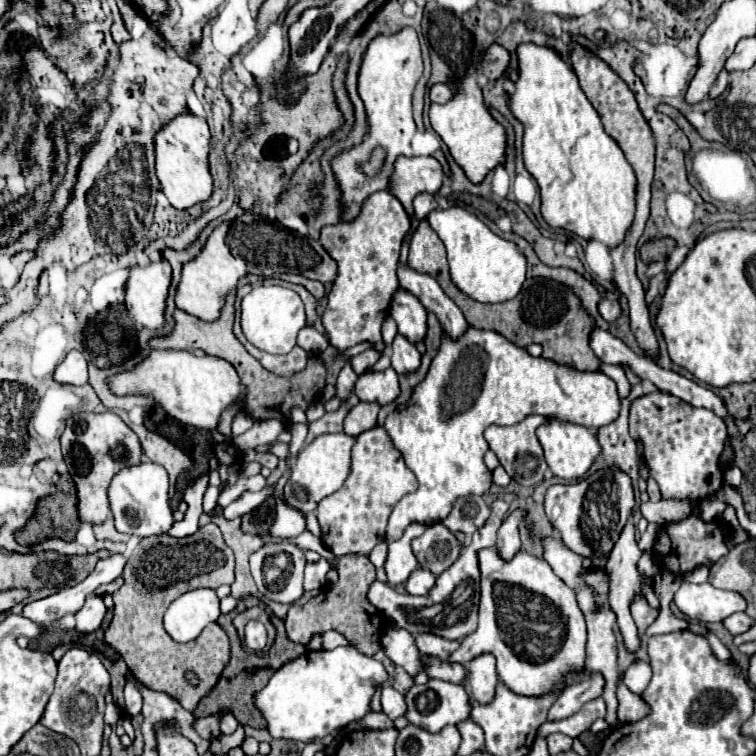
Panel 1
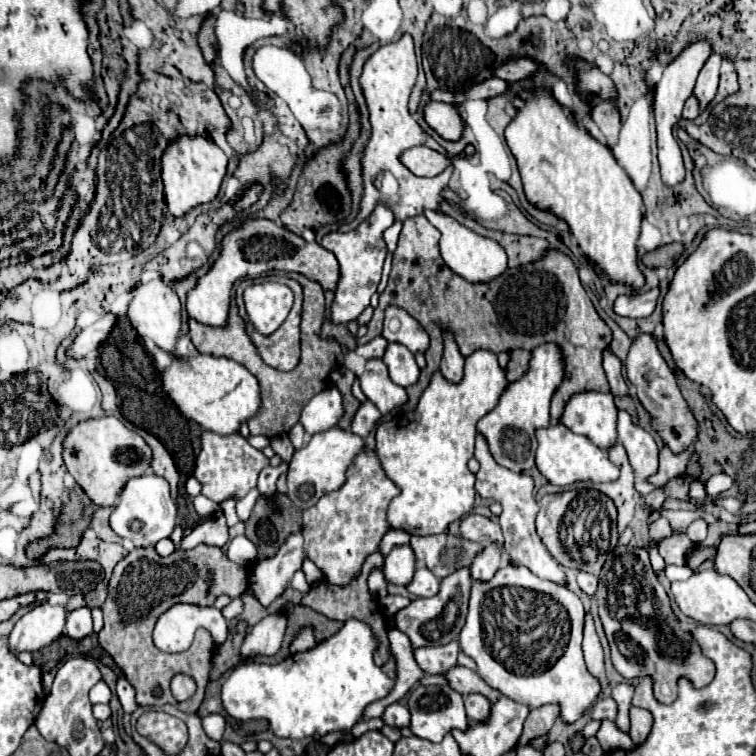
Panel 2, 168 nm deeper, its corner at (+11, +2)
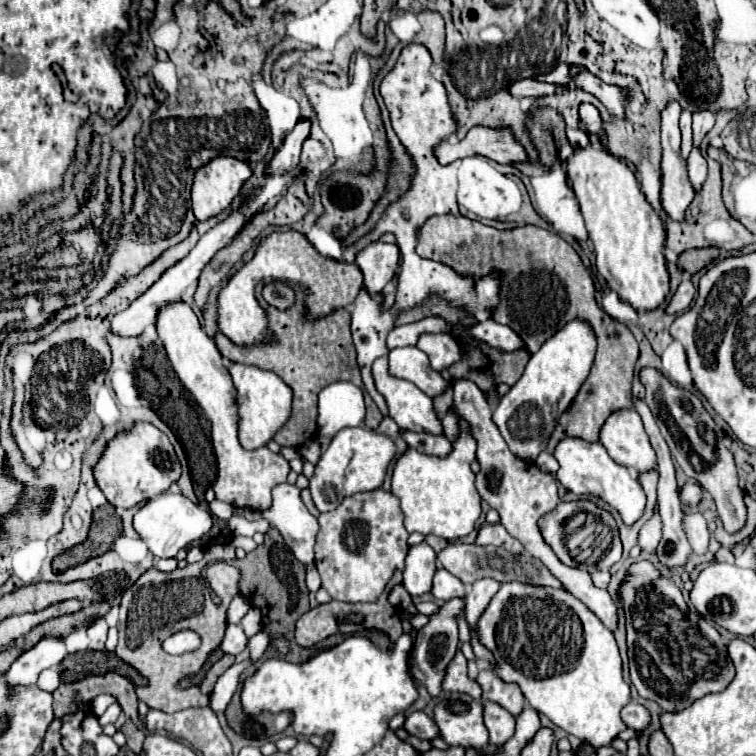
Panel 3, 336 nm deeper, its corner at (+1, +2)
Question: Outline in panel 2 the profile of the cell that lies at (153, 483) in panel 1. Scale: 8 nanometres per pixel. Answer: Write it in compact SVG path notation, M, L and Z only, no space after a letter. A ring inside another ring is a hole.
M147 471L137 479L129 479L109 517L109 525L119 537L131 539L137 547L155 545L159 539L169 537L177 525L177 505L169 493L169 483L153 471Z

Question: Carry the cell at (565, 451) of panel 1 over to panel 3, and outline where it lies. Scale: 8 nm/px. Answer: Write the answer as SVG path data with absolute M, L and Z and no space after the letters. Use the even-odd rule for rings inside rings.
M563 439L555 449L555 459L561 465L561 469L557 471L557 479L567 491L575 495L593 495L603 499L621 513L621 519L627 527L631 527L643 515L647 497L641 483L627 467L615 463L601 443L587 443L583 439Z

